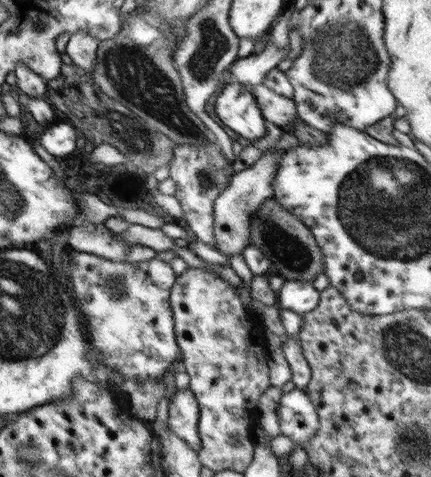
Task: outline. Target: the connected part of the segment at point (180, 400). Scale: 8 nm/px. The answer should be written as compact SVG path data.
M178 390L169 401L168 426L193 450L201 448L199 438L199 405L194 394L188 390Z

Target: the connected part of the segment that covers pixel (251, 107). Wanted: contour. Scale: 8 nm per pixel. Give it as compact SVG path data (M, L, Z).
M227 84L216 98L215 111L222 122L252 142L266 136L265 118L249 87Z

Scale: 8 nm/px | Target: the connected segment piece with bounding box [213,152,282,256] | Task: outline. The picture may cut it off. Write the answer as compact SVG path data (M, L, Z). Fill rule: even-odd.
M280 152L263 153L247 170L234 174L229 185L216 197L213 204L216 248L225 248L232 256L242 254L250 244L250 217L268 197L274 194L272 182L276 179L279 170L280 156L282 156Z

